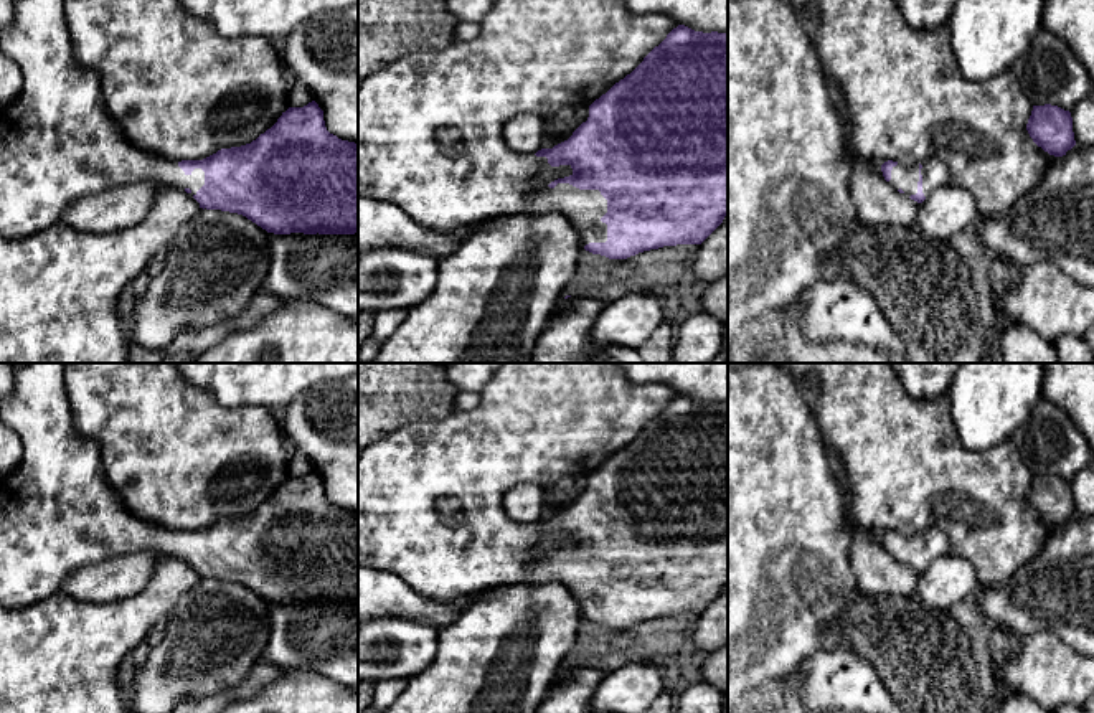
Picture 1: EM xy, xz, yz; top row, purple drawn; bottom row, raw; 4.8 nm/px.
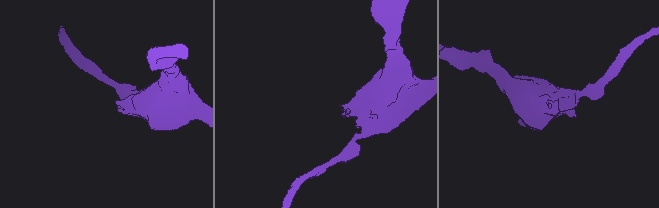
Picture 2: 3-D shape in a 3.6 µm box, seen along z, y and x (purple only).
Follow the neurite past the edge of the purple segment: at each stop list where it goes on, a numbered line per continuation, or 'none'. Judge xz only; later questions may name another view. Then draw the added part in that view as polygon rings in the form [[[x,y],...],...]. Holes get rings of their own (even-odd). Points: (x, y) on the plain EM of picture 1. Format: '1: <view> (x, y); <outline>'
1: xz (431, 512); [[[503,363],[493,373],[490,381],[482,388],[480,403],[472,411],[450,414],[450,416],[437,419],[437,421],[417,421],[413,424],[406,424],[406,426],[393,431],[391,434],[383,436],[380,441],[368,444],[361,451],[361,454],[358,456],[358,566],[368,566],[368,568],[388,571],[388,573],[401,578],[417,594],[421,594],[427,599],[442,601],[442,602],[454,601],[460,596],[475,596],[475,594],[487,591],[490,588],[495,588],[495,586],[515,584],[515,583],[521,583],[521,581],[559,581],[574,594],[584,616],[589,612],[606,612],[607,611],[607,594],[602,593],[601,588],[607,583],[607,569],[601,564],[601,561],[599,560],[579,560],[569,553],[558,553],[554,558],[549,558],[548,556],[549,553],[536,553],[535,551],[536,545],[541,540],[551,538],[551,535],[548,533],[548,528],[546,526],[536,526],[535,523],[516,523],[516,522],[510,520],[503,510],[503,495],[512,487],[516,487],[521,484],[540,484],[543,487],[548,487],[548,485],[559,482],[563,477],[591,475],[596,469],[599,469],[602,464],[606,464],[615,452],[619,452],[627,444],[630,444],[644,431],[644,427],[655,416],[658,416],[667,408],[667,404],[677,396],[678,396],[678,393],[675,390],[672,390],[670,386],[665,386],[665,385],[658,385],[658,383],[657,385],[634,385],[625,376],[625,373],[620,368],[617,368],[614,363]]]

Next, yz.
1: yz (903, 547); [[[898,533],[896,536],[893,536],[889,555],[894,560],[901,558],[908,566],[916,564],[917,551],[919,551],[919,533],[911,536]]]

